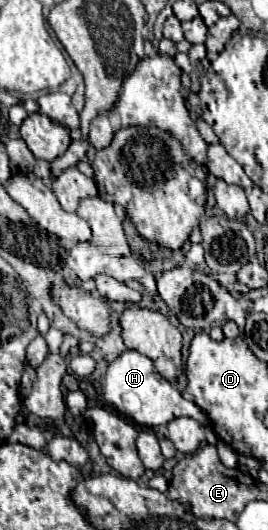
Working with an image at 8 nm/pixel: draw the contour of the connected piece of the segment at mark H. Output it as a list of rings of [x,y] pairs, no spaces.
[[[126,350],[116,360],[108,362],[104,382],[102,382],[102,394],[104,394],[105,403],[114,406],[114,410],[118,414],[134,420],[142,426],[152,426],[152,428],[162,426],[180,416],[194,418],[196,422],[200,422],[204,426],[208,426],[208,422],[210,422],[206,418],[206,414],[194,402],[182,398],[182,394],[166,378],[162,378],[156,372],[150,358],[142,356],[136,350]]]

